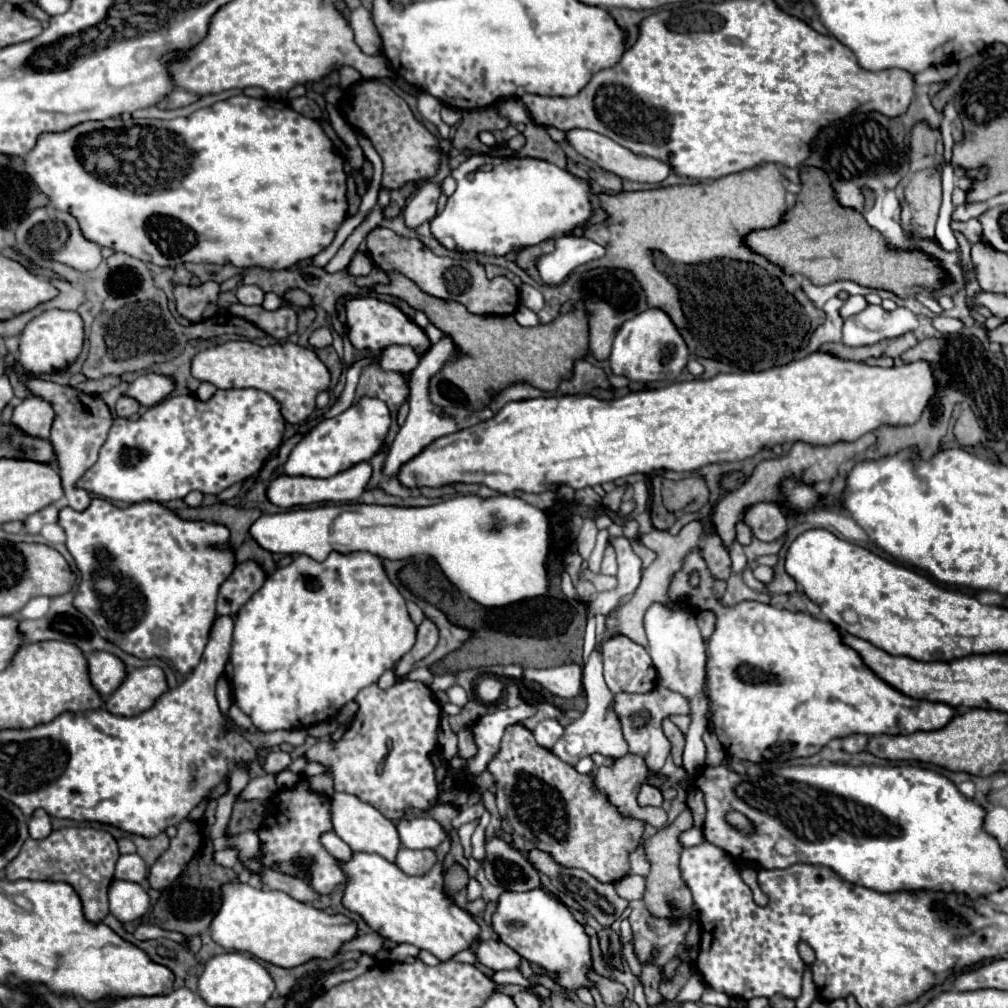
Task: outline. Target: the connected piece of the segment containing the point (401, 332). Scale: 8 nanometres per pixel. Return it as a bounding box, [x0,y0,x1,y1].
[346,298,428,356]

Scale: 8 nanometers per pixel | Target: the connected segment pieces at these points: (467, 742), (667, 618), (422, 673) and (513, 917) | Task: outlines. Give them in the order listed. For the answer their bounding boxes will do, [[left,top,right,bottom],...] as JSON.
[[458,728,476,760],[644,604,708,778],[406,668,432,686],[492,890,592,990]]

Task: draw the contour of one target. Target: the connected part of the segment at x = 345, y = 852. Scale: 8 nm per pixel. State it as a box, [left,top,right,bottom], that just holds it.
[320,832,352,860]

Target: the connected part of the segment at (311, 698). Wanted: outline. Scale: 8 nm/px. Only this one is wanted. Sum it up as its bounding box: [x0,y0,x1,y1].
[230,552,416,732]

